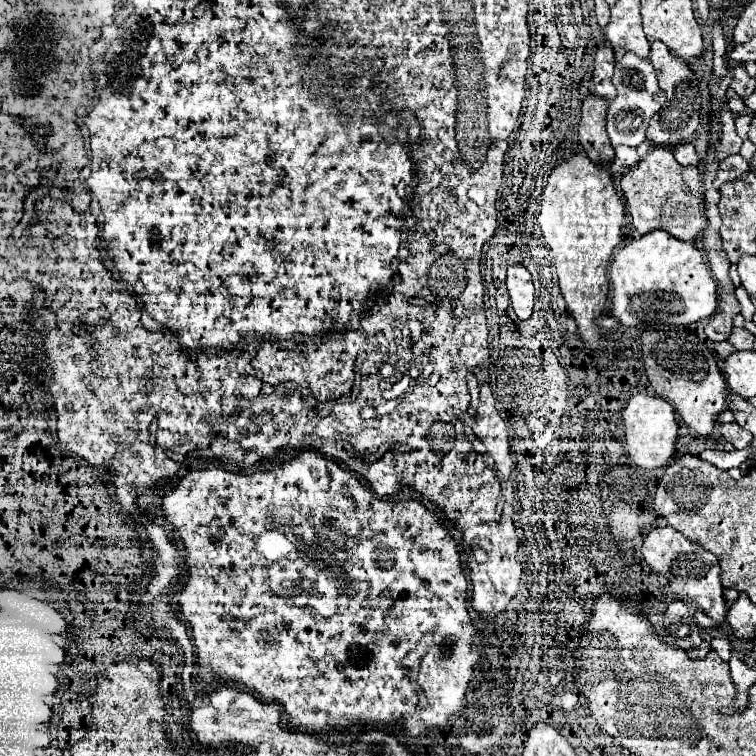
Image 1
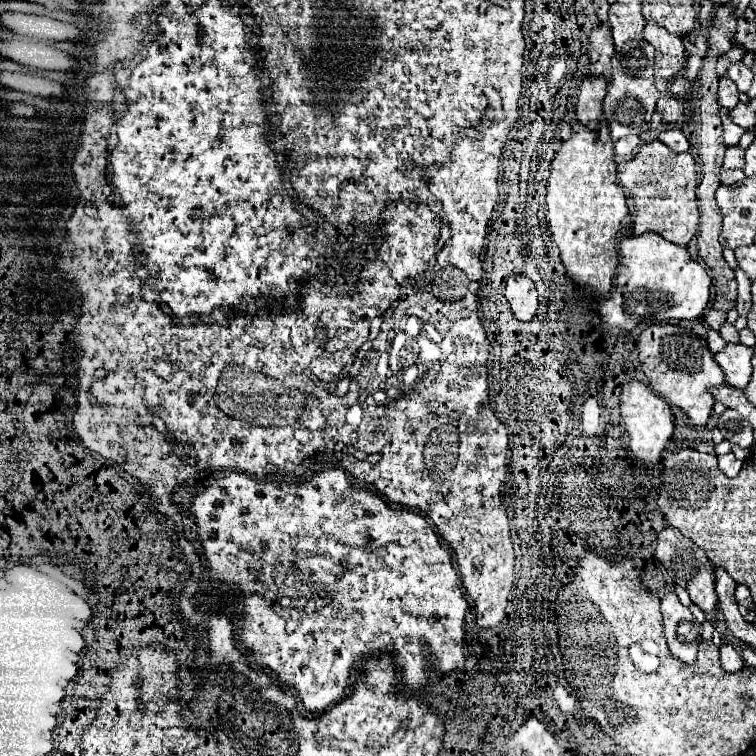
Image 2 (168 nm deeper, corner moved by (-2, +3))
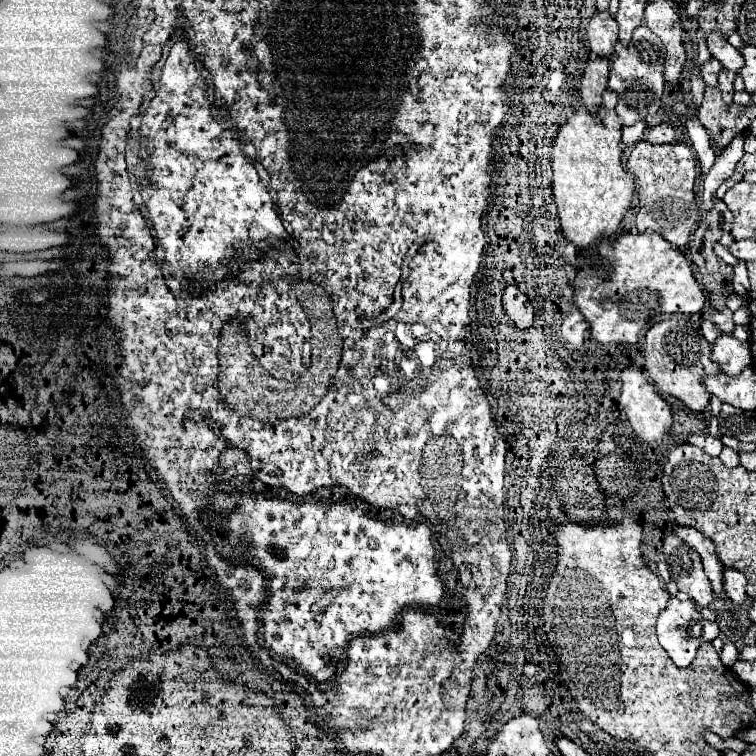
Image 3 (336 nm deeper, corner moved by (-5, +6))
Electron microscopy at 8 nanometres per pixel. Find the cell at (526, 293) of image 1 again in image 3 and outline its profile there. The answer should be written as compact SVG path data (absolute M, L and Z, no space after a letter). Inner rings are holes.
M507 286L503 292L503 310L519 330L533 324L533 306L517 286Z

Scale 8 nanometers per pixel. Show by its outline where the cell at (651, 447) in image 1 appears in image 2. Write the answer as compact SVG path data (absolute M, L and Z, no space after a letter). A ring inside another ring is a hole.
M630 381L622 387L620 415L624 419L624 425L626 425L626 431L630 437L632 453L646 463L660 461L660 455L666 449L666 445L670 443L672 433L674 433L674 415L672 415L670 405L662 397L658 397L650 387L646 387L644 383Z

